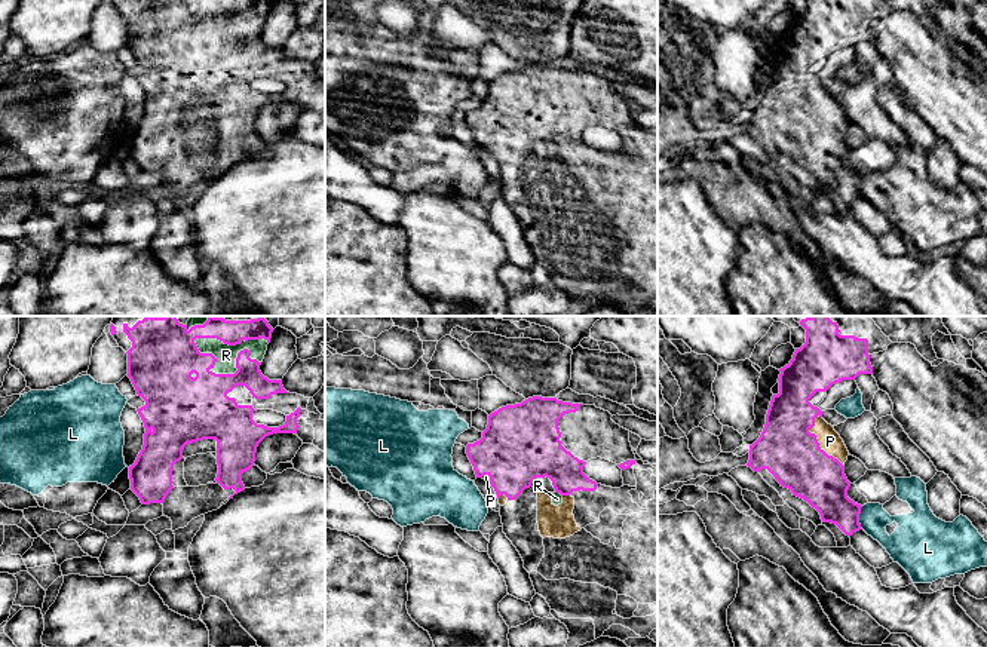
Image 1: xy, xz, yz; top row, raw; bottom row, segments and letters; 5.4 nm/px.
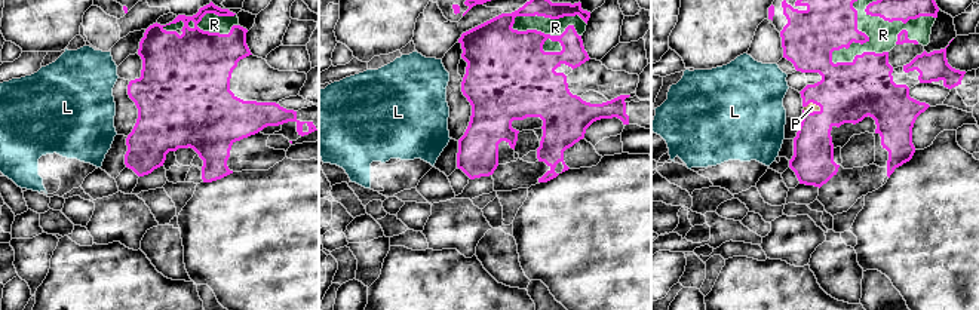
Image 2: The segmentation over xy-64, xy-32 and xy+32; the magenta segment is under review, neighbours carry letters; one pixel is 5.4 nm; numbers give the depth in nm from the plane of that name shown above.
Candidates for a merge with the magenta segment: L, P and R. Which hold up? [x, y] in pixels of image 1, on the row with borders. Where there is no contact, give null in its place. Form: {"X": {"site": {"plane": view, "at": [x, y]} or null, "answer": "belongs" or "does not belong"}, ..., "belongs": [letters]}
{"L": {"site": {"plane": "yz", "at": [858, 518]}, "answer": "does not belong"}, "P": {"site": {"plane": "yz", "at": [817, 441]}, "answer": "belongs"}, "R": {"site": {"plane": "xy", "at": [230, 345]}, "answer": "belongs"}, "belongs": ["P", "R"]}

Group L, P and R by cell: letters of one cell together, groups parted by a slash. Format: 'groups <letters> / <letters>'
groups L / P R

